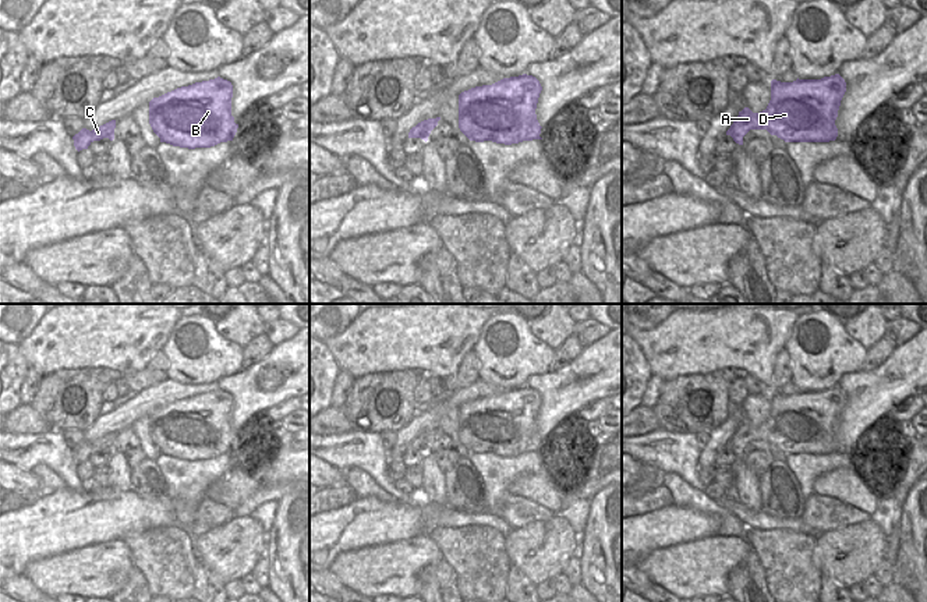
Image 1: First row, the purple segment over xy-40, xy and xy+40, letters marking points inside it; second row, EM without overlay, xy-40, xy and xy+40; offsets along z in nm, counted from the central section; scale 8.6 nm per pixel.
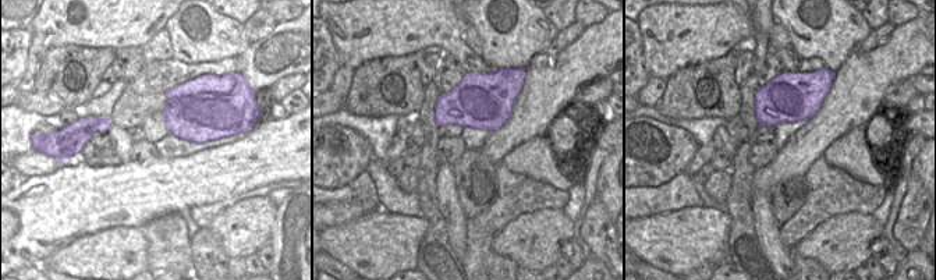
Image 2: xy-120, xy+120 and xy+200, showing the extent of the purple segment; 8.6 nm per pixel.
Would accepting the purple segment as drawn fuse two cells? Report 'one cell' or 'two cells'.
one cell

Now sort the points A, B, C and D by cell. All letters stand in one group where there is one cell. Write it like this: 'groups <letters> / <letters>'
groups A B C D

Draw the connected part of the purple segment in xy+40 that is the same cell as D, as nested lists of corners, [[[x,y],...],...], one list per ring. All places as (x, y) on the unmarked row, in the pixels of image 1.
[[[839,386],[793,394],[772,392],[767,421],[753,425],[744,419],[726,447],[739,457],[750,442],[767,442],[785,454],[835,453],[835,432],[845,404],[846,394]]]

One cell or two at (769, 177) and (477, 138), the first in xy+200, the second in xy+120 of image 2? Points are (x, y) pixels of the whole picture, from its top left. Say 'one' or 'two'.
two

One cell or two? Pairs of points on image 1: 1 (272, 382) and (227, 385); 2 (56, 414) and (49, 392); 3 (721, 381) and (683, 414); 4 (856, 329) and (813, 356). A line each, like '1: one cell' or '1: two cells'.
1: one cell
2: one cell
3: one cell
4: two cells

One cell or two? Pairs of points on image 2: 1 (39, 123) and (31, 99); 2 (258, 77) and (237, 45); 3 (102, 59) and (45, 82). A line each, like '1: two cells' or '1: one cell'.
1: two cells
2: two cells
3: one cell

